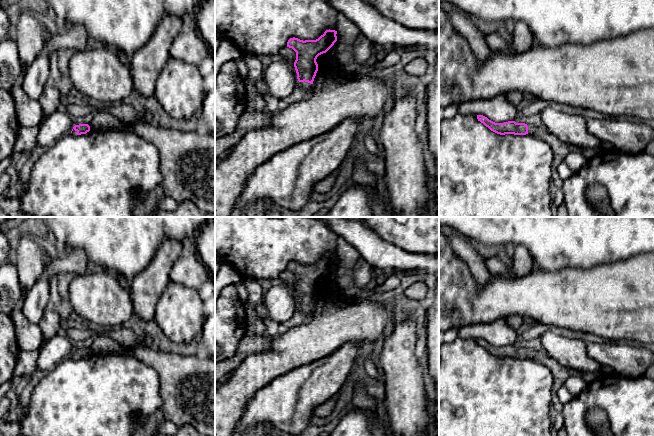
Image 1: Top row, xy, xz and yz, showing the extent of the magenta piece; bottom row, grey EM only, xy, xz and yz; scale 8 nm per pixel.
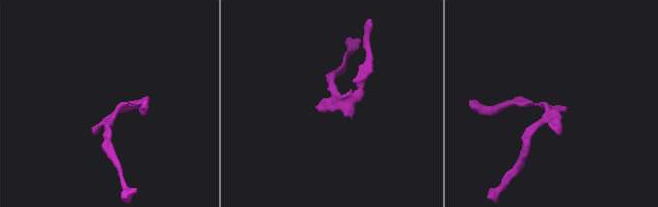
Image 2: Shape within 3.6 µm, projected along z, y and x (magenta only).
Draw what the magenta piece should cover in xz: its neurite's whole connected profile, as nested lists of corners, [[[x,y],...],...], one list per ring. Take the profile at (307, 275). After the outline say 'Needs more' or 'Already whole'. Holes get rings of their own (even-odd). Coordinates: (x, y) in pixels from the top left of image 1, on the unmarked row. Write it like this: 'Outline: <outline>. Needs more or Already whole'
Outline: [[[326,254],[316,264],[300,264],[290,262],[287,271],[296,276],[294,291],[300,309],[306,314],[304,322],[309,322],[312,318],[313,305],[318,295],[316,283],[319,279],[326,277],[337,265],[337,255]]]. Needs more

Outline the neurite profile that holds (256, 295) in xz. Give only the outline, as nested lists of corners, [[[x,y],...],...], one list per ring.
[[[246,277],[242,278],[241,282],[248,289],[248,304],[250,306],[256,306],[263,303],[264,292],[262,291],[261,286],[256,279]]]

